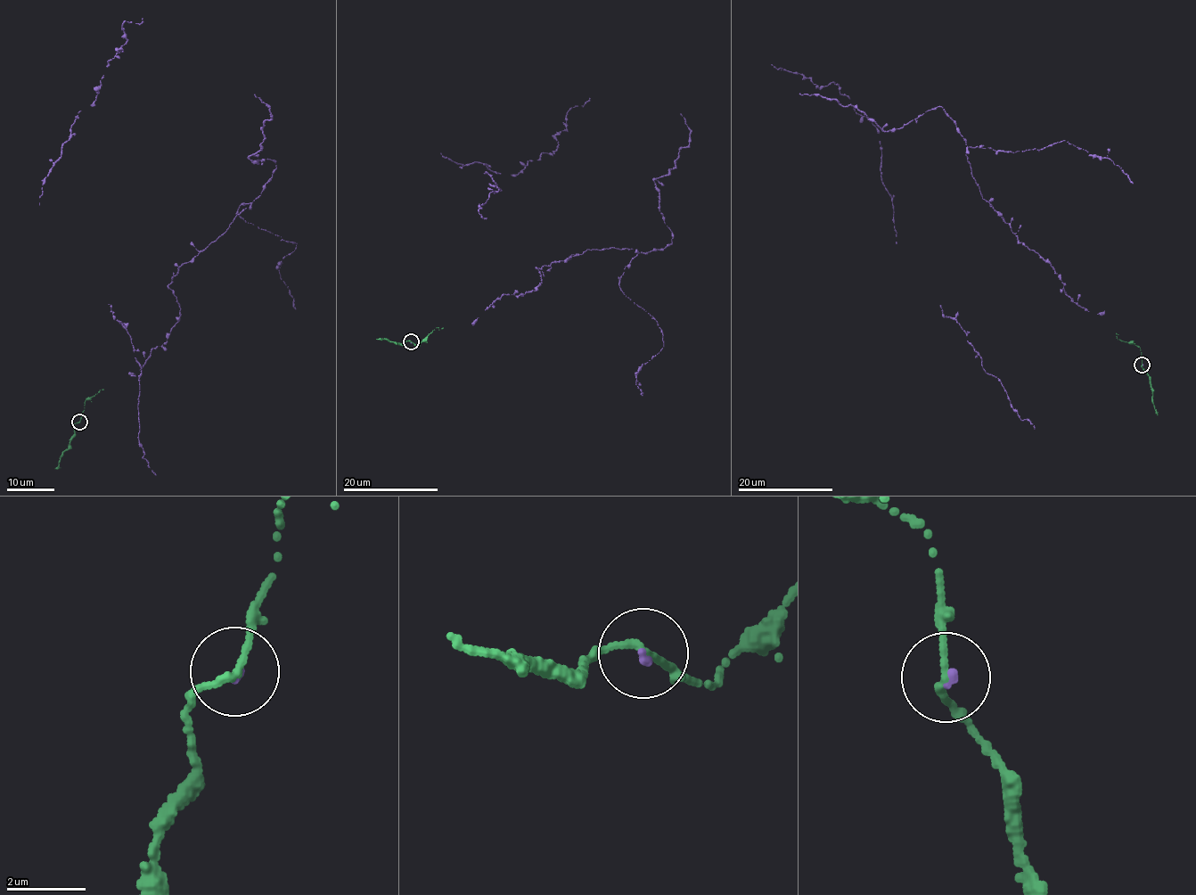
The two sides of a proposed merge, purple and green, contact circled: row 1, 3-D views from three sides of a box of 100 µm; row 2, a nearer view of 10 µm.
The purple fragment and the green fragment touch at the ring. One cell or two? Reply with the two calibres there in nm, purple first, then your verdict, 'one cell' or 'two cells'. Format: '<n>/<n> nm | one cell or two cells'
150/180 nm | one cell

